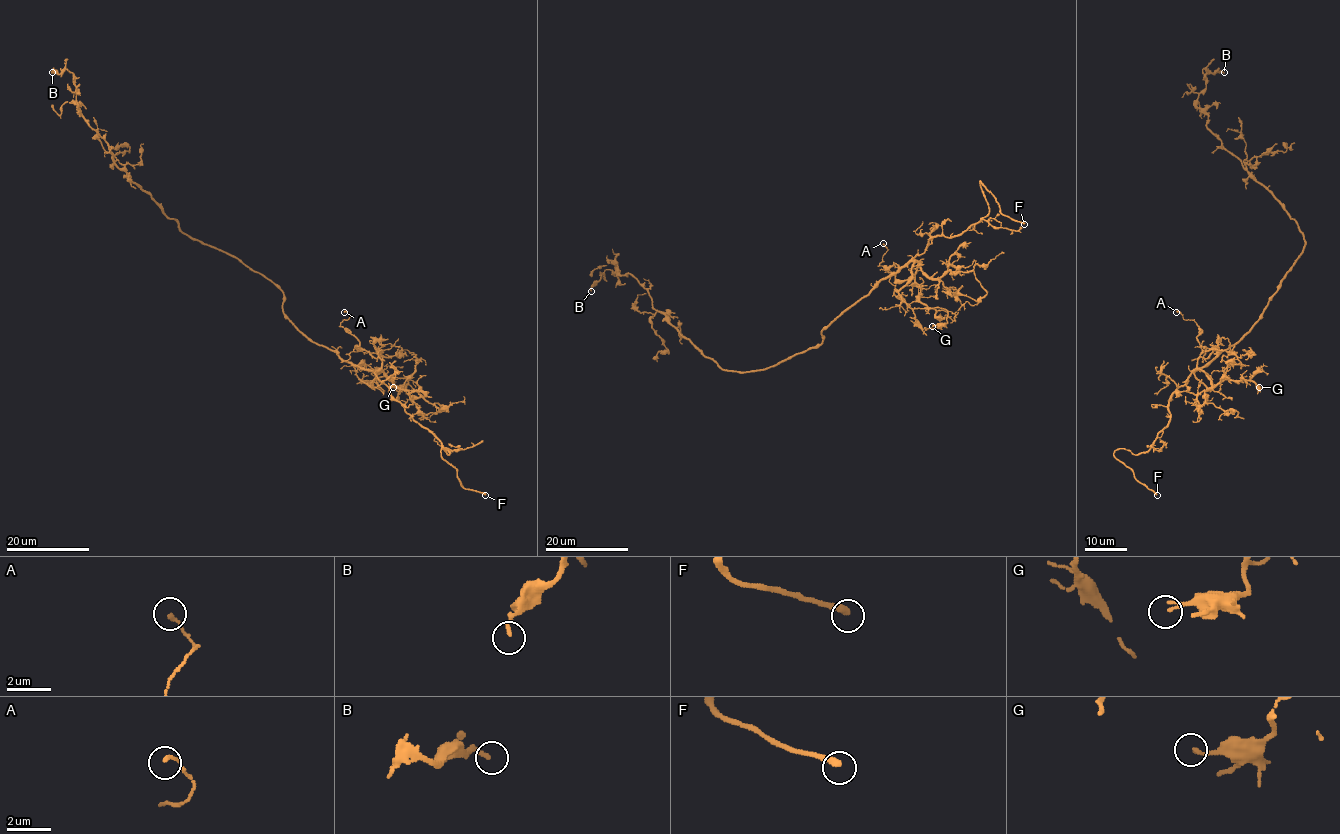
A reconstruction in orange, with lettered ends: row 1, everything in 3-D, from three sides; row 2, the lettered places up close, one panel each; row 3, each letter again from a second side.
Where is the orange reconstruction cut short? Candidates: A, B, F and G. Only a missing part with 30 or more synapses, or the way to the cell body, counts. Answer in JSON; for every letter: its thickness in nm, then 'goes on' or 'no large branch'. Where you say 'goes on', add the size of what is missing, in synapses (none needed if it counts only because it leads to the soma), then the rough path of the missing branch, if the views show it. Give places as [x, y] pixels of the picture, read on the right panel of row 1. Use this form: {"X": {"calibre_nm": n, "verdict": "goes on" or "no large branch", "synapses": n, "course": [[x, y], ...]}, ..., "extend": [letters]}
{"A": {"calibre_nm": 150, "verdict": "no large branch"}, "B": {"calibre_nm": 150, "verdict": "no large branch"}, "F": {"calibre_nm": 300, "verdict": "goes on", "course": [[1157, 495], [1160, 504], [1154, 510]]}, "G": {"calibre_nm": 160, "verdict": "no large branch"}, "extend": ["F"]}

